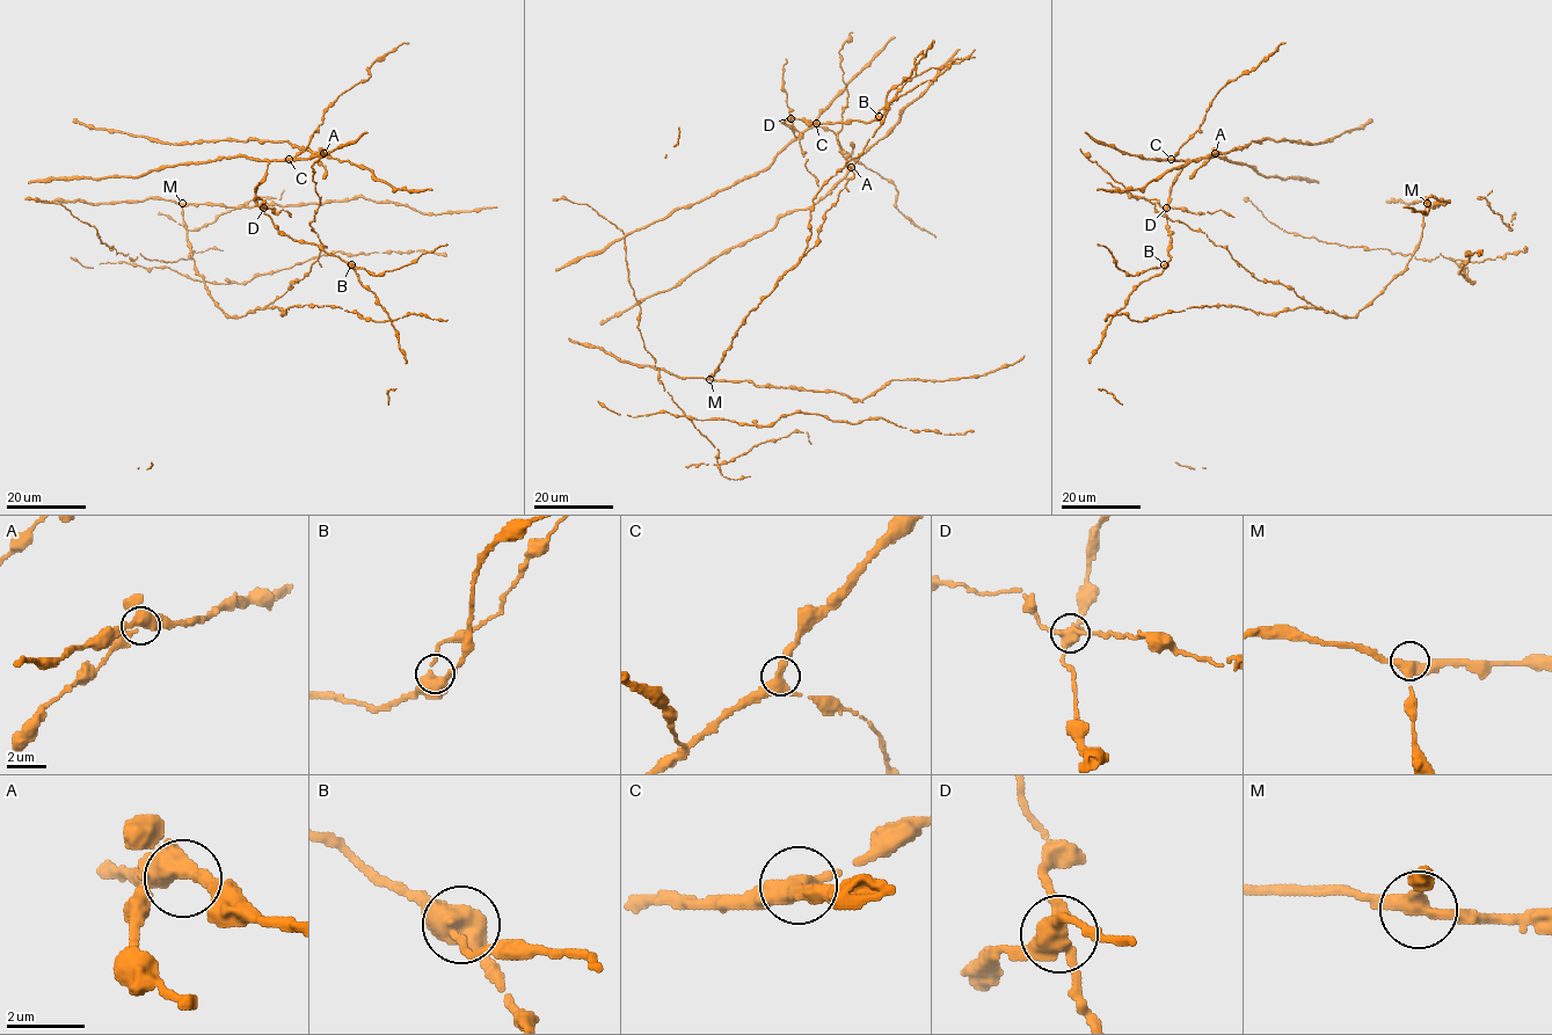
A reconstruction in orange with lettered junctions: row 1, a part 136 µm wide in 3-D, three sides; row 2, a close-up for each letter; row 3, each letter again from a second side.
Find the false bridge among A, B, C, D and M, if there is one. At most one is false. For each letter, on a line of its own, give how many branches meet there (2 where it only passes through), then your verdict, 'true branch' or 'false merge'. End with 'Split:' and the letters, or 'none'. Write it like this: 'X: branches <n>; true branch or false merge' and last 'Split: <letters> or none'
A: branches 4; true branch
B: branches 3; true branch
C: branches 3; true branch
D: branches 4; false merge
M: branches 3; true branch
Split: D

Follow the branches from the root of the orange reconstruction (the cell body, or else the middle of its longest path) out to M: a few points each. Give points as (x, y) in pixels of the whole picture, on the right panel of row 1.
M: (1352, 318), (1404, 270), (1420, 241), (1427, 203)

